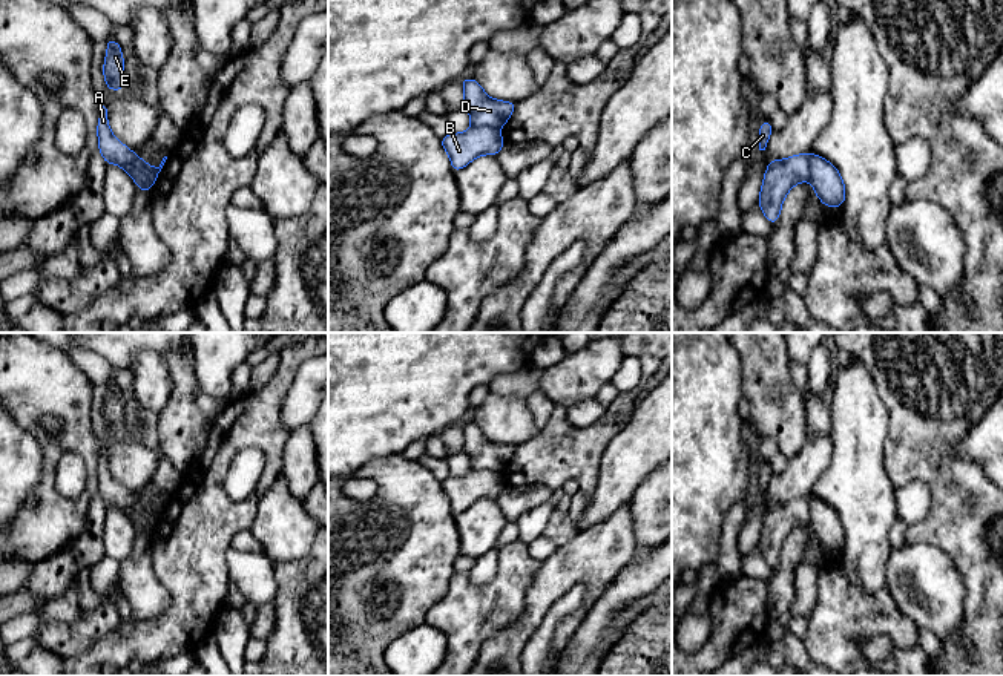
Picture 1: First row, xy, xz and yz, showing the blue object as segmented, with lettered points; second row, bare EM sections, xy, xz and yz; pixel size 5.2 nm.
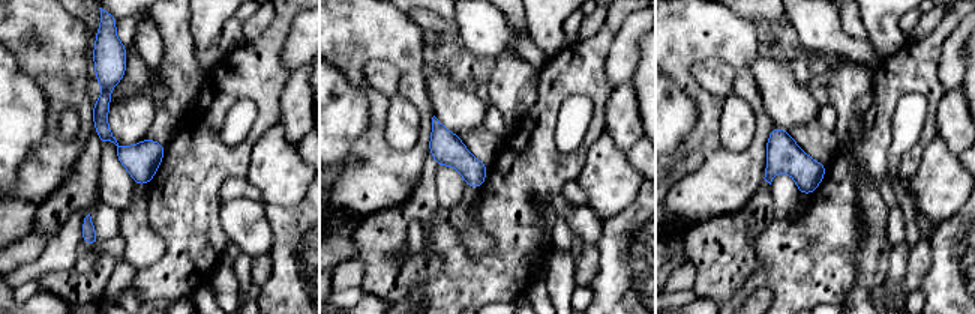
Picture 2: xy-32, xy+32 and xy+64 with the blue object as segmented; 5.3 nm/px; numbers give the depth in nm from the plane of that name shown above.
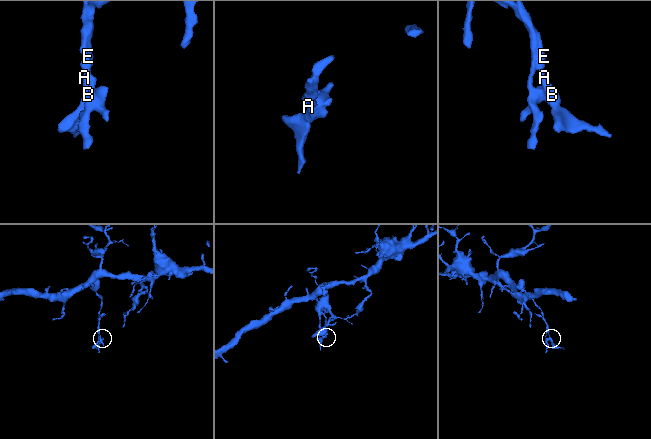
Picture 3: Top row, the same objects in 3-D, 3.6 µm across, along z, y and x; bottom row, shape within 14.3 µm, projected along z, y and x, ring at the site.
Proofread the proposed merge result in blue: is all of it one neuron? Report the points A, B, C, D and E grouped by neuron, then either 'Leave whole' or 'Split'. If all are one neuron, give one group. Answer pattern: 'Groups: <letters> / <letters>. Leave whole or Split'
Groups: A B E / C D. Split

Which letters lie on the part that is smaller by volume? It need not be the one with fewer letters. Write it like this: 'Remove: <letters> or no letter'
Remove: A, B, E

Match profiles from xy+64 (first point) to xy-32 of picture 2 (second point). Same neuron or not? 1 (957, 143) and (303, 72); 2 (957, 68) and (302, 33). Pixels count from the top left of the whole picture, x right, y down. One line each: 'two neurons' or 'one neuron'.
1: one neuron
2: one neuron

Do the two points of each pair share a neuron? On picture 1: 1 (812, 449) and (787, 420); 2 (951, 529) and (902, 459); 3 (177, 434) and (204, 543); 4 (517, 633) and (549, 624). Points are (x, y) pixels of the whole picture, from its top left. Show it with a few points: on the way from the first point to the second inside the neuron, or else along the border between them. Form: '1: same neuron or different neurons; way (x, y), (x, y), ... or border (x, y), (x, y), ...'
1: different neurons; border (808, 437), (789, 459)
2: same neuron; way (951, 509), (951, 497), (922, 468)
3: different neurons; border (206, 440), (204, 451), (184, 472)
4: different neurons; border (559, 598), (526, 643), (520, 659)

